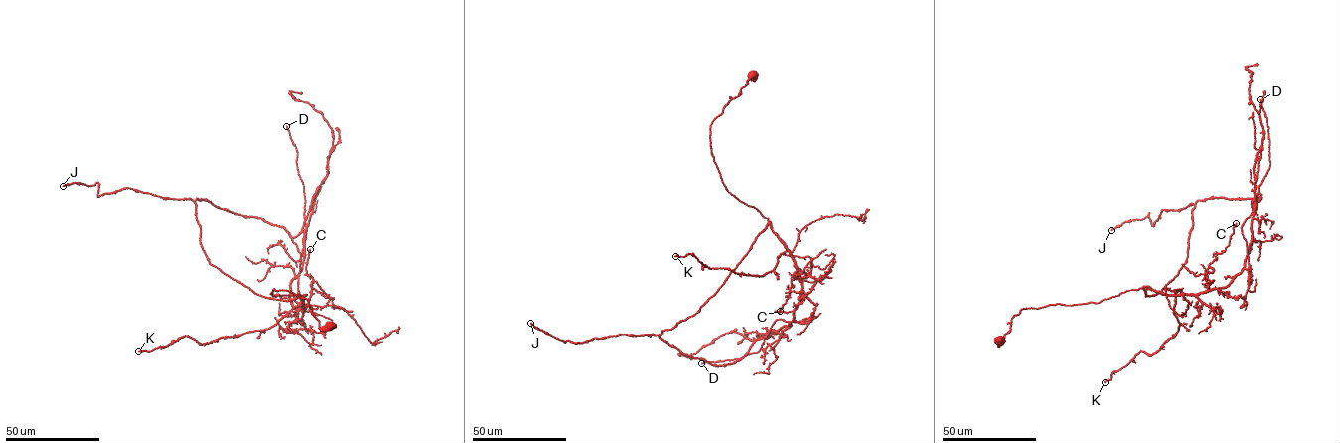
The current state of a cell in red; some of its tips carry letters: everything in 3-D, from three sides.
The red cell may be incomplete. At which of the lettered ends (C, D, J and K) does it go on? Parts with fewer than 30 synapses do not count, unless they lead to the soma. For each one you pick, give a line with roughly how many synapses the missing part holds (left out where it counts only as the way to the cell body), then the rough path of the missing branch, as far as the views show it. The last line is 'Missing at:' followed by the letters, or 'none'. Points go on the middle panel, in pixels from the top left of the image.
J: Roughly 180 synapses
Missing at: J

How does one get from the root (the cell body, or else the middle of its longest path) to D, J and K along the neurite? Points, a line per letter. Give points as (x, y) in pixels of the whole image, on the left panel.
D: (329, 326), (319, 328), (305, 299), (270, 294), (304, 295), (304, 311), (289, 298), (306, 225), (286, 126)
J: (329, 326), (319, 328), (305, 299), (270, 294), (304, 295), (262, 296), (210, 263), (191, 199), (63, 186)
K: (329, 326), (307, 300), (273, 289), (308, 306), (267, 329), (138, 351)

